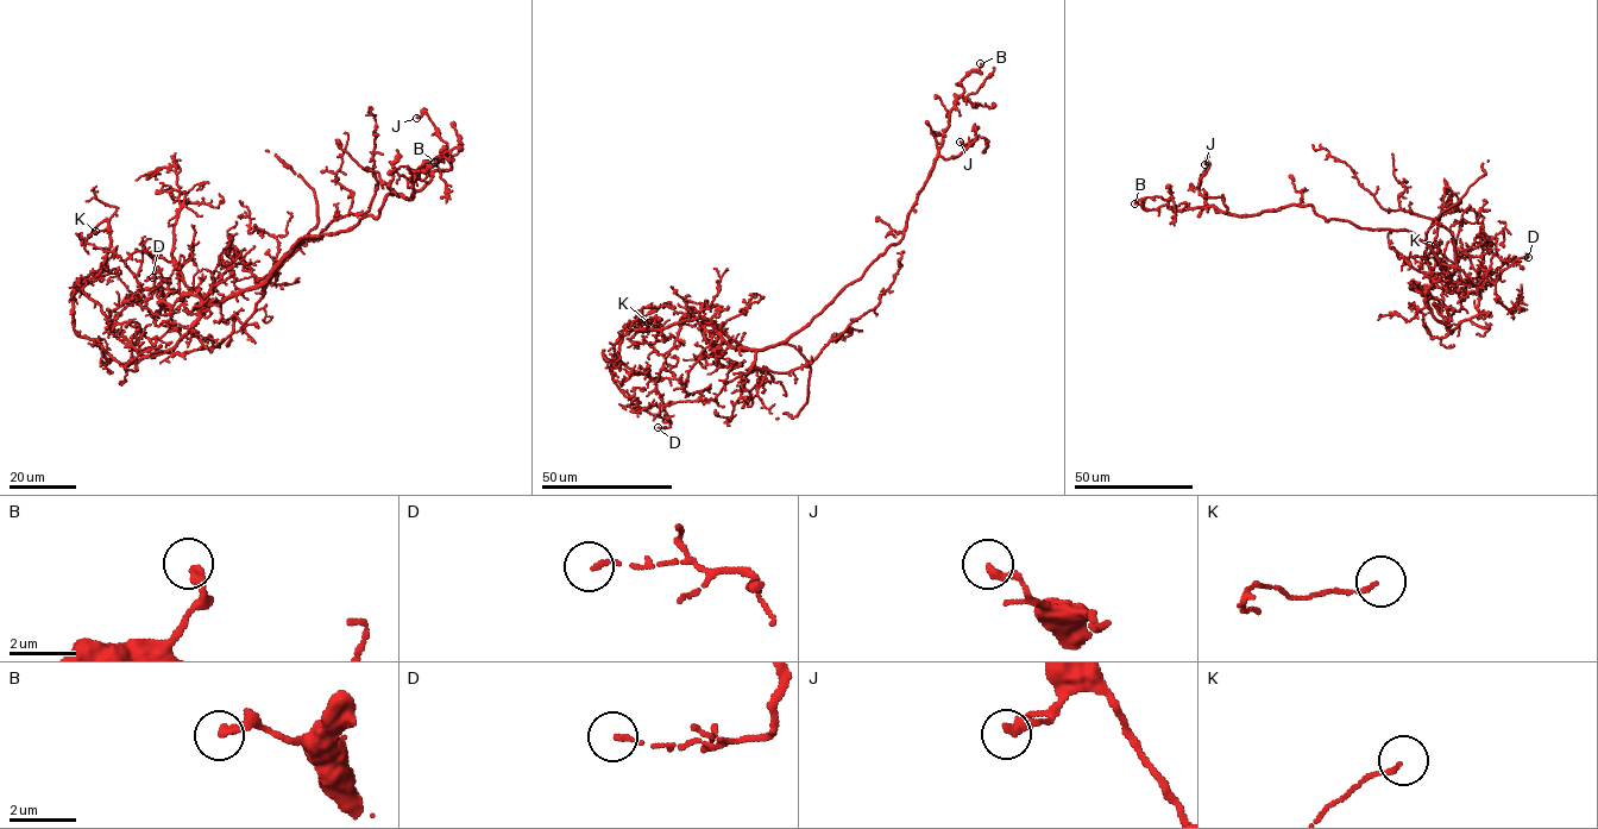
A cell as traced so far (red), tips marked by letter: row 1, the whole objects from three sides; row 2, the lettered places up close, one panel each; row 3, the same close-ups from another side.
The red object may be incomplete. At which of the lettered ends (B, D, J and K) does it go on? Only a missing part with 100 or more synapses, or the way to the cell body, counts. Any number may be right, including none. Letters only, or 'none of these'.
none of these

